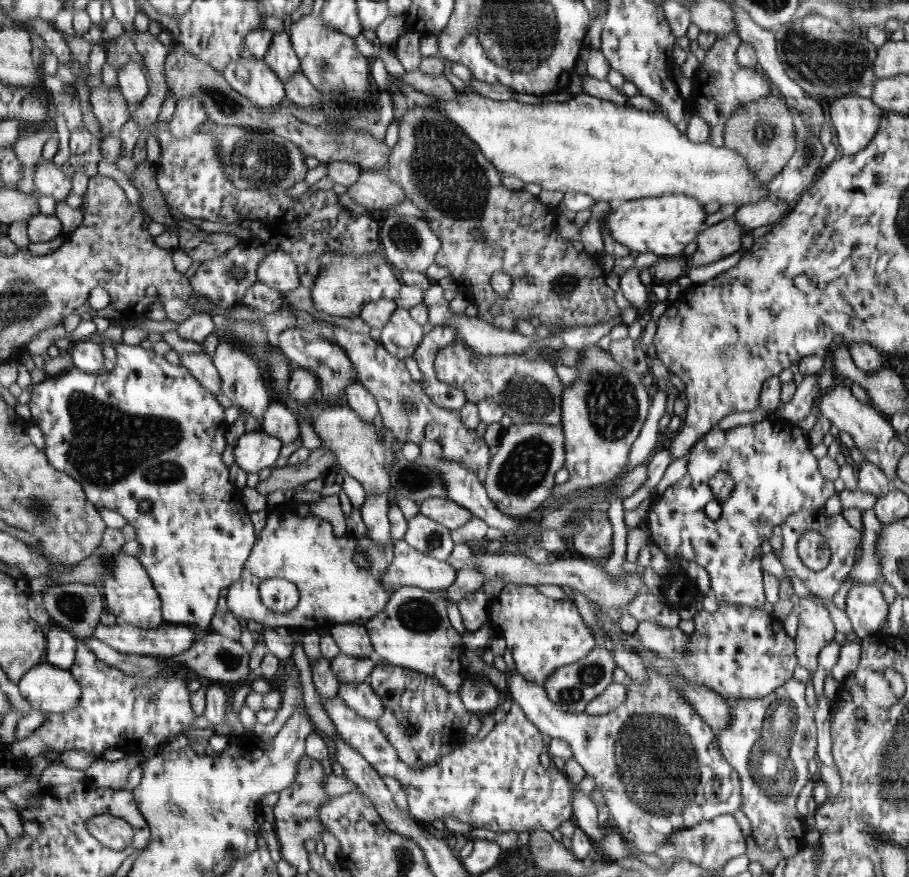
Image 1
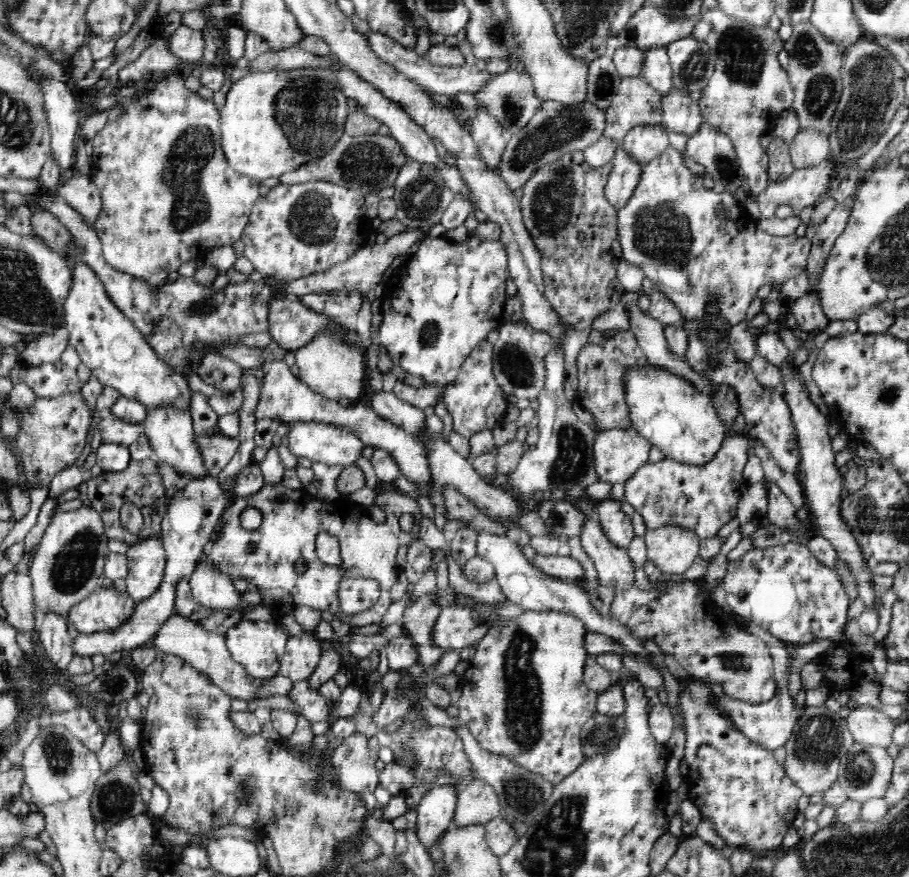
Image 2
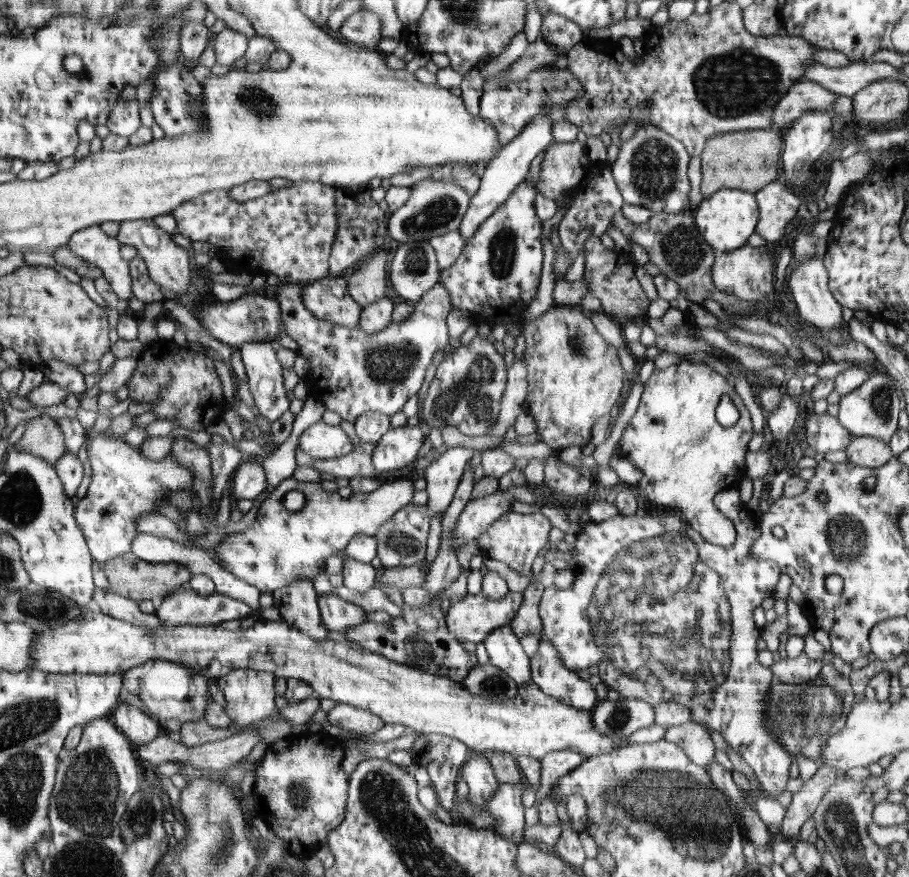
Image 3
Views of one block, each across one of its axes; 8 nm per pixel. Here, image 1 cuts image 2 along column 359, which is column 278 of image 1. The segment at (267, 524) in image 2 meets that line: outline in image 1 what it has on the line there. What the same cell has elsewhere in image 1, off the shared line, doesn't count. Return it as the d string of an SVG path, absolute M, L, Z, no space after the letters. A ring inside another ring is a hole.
M284 502L281 506L276 507L268 512L268 522L260 532L260 540L256 543L250 558L247 559L246 570L243 571L243 578L238 579L228 589L227 605L233 616L240 620L244 625L250 619L254 620L266 628L285 627L291 630L307 630L312 631L319 627L346 624L361 623L366 624L374 616L379 615L384 608L387 607L388 601L391 600L394 589L392 587L384 587L382 578L386 574L388 568L394 562L395 545L393 542L388 543L384 547L376 545L368 535L357 537L346 535L344 538L336 538L332 532L330 522L326 522L314 514L310 513L306 516L300 516L297 508L290 508L288 502ZM362 551L368 555L370 559L370 568L358 568L354 564L354 553ZM266 578L286 578L296 584L300 598L296 607L290 612L280 613L268 611L263 603L261 595L262 583Z

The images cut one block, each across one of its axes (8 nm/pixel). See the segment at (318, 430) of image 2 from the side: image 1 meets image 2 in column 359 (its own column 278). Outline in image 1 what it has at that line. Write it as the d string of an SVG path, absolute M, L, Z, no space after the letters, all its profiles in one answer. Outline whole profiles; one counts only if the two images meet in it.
M263 431L244 433L233 448L234 461L246 474L273 468L280 458L283 441Z

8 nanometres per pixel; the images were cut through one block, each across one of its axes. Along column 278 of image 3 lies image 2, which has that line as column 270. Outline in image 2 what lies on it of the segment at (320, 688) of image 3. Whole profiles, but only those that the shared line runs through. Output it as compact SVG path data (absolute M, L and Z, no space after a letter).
M241 621L227 630L224 636L231 658L238 662L246 673L259 679L271 678L279 674L281 658L285 655L285 647L289 634L277 621L258 622Z

